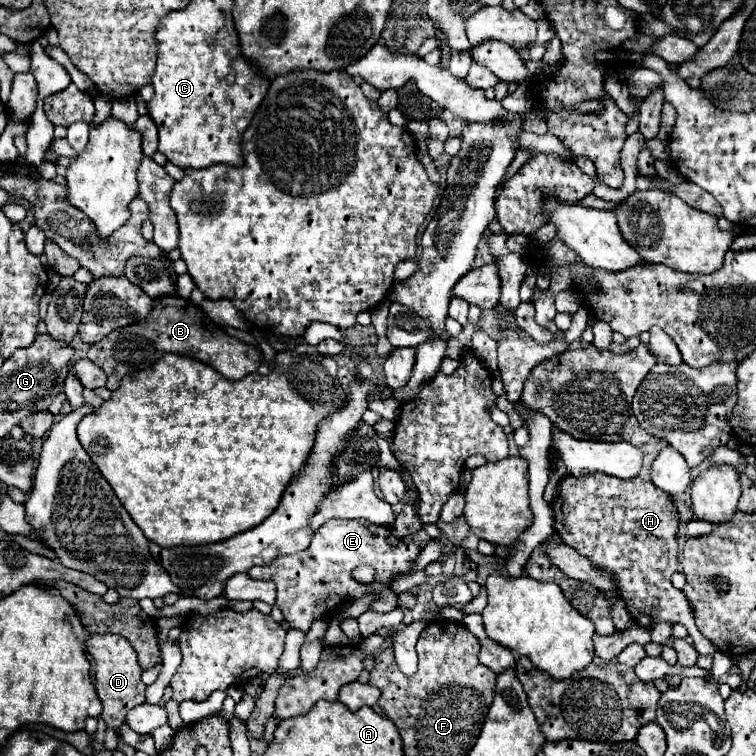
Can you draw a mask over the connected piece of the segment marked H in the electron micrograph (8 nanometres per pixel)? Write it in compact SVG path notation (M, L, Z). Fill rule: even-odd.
M592 473L580 479L570 475L562 481L552 509L556 517L556 533L562 541L596 565L602 565L614 573L626 607L640 627L652 629L660 621L672 625L680 623L694 639L694 649L700 655L716 653L716 647L696 629L688 599L670 583L670 577L678 567L676 539L680 535L680 517L670 495L640 477L614 481L612 475L604 473Z

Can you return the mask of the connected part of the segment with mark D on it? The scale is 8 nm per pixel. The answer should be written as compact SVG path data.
M106 633L106 635L90 635L88 641L86 641L86 649L88 649L88 653L94 659L96 691L98 691L98 697L102 699L102 705L104 705L102 719L104 719L104 723L106 723L108 729L118 731L120 725L124 723L126 713L132 707L142 705L146 701L144 699L146 685L140 681L142 669L140 669L140 665L136 661L136 653L134 653L132 645L128 643L128 639L124 639L120 635L112 635L112 633Z

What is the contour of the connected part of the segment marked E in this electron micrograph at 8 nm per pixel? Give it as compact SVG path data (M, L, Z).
M330 519L326 521L312 537L312 543L306 551L280 557L268 567L252 567L248 575L252 579L272 579L278 585L278 599L276 605L282 609L284 619L290 621L294 629L300 629L308 633L314 619L320 617L332 617L336 609L342 607L348 599L358 599L366 595L370 589L380 593L382 597L374 601L374 611L388 613L396 607L396 595L388 589L386 583L374 583L372 587L362 587L352 579L352 569L358 565L370 565L376 569L378 579L392 579L394 575L406 575L414 559L420 553L420 547L410 541L400 541L398 547L390 547L386 543L386 537L390 533L390 527L374 525L364 519Z

